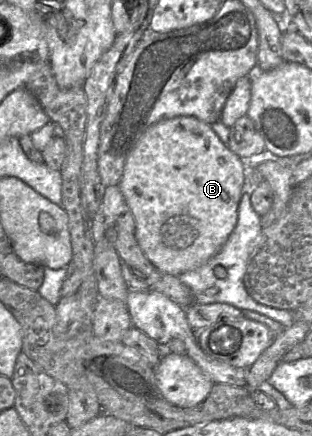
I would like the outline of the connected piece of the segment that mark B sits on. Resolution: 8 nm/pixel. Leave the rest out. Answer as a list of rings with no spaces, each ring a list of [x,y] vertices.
[[[178,116],[150,126],[130,151],[118,184],[135,221],[135,237],[160,271],[179,276],[207,263],[224,246],[238,220],[248,162],[224,144],[212,127],[193,116]]]

